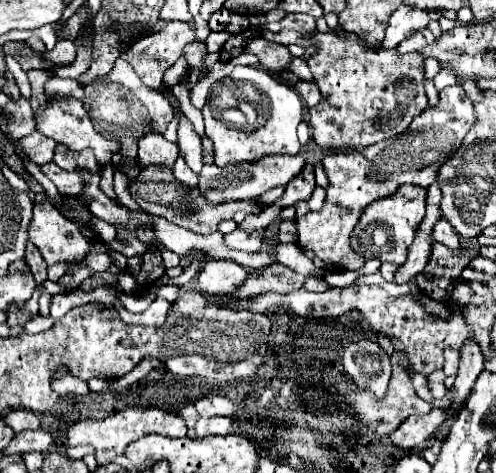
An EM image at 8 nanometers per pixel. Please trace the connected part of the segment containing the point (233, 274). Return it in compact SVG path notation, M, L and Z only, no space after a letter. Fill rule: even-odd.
M208 260L200 274L200 292L204 298L212 300L214 296L226 294L236 284L246 278L246 270L232 260Z

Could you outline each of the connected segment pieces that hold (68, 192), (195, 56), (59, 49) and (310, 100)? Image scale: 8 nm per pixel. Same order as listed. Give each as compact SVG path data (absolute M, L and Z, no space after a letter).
M48 162L42 166L42 172L58 186L60 196L78 196L82 192L82 178L76 172L66 172L60 170L60 166L56 166L54 162Z
M192 42L184 48L184 56L188 60L188 66L200 66L204 54L206 54L206 46L200 42Z
M58 42L54 46L54 50L50 52L44 52L42 54L44 60L52 62L52 64L60 64L60 66L66 66L70 64L68 60L74 60L76 58L76 48L74 48L74 42Z
M300 80L296 85L296 91L300 94L300 97L308 108L312 108L320 102L322 94L320 94L320 88L316 86L316 82L304 82Z

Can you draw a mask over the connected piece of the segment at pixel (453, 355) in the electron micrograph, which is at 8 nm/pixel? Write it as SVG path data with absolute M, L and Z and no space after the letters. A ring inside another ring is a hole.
M450 348L450 357L446 357L443 372L446 376L452 376L457 373L459 362L459 351Z

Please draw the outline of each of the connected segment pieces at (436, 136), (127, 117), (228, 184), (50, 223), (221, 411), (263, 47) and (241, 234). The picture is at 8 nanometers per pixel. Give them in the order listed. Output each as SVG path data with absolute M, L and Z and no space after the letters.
M456 84L440 90L438 106L428 106L424 114L412 120L412 126L408 126L404 134L364 150L326 154L322 158L328 176L324 208L296 218L298 244L304 254L322 270L358 270L364 264L364 258L348 246L348 236L360 218L360 212L370 202L396 192L404 182L428 188L436 180L438 168L458 150L474 120L472 102L462 86Z
M122 58L116 60L114 68L106 76L86 86L86 96L82 102L88 108L90 120L94 122L98 132L104 138L114 140L120 146L120 154L124 158L136 158L138 140L150 132L164 134L166 126L174 118L174 108L170 106L170 102L158 90L142 84L132 66Z
M268 154L260 162L240 162L240 166L216 166L216 164L204 164L202 172L198 174L198 190L210 204L224 204L224 202L236 202L244 198L256 198L264 192L286 186L304 166L302 158L284 158Z
M48 200L34 204L34 216L28 232L48 266L80 262L92 248L92 240L84 236L74 222L66 220Z
M204 396L194 402L194 408L196 408L198 416L202 416L202 418L232 416L236 412L236 406L224 396Z
M262 36L252 38L252 42L248 42L248 46L244 46L244 52L252 52L252 54L260 56L260 64L270 68L270 70L286 68L288 60L290 60L290 52L288 52L288 48L284 44L268 42Z
M236 228L234 232L230 232L230 234L224 236L224 242L226 242L230 248L236 248L236 250L244 250L244 252L258 252L260 246L262 246L262 238L264 238L262 232L246 234L244 230Z

